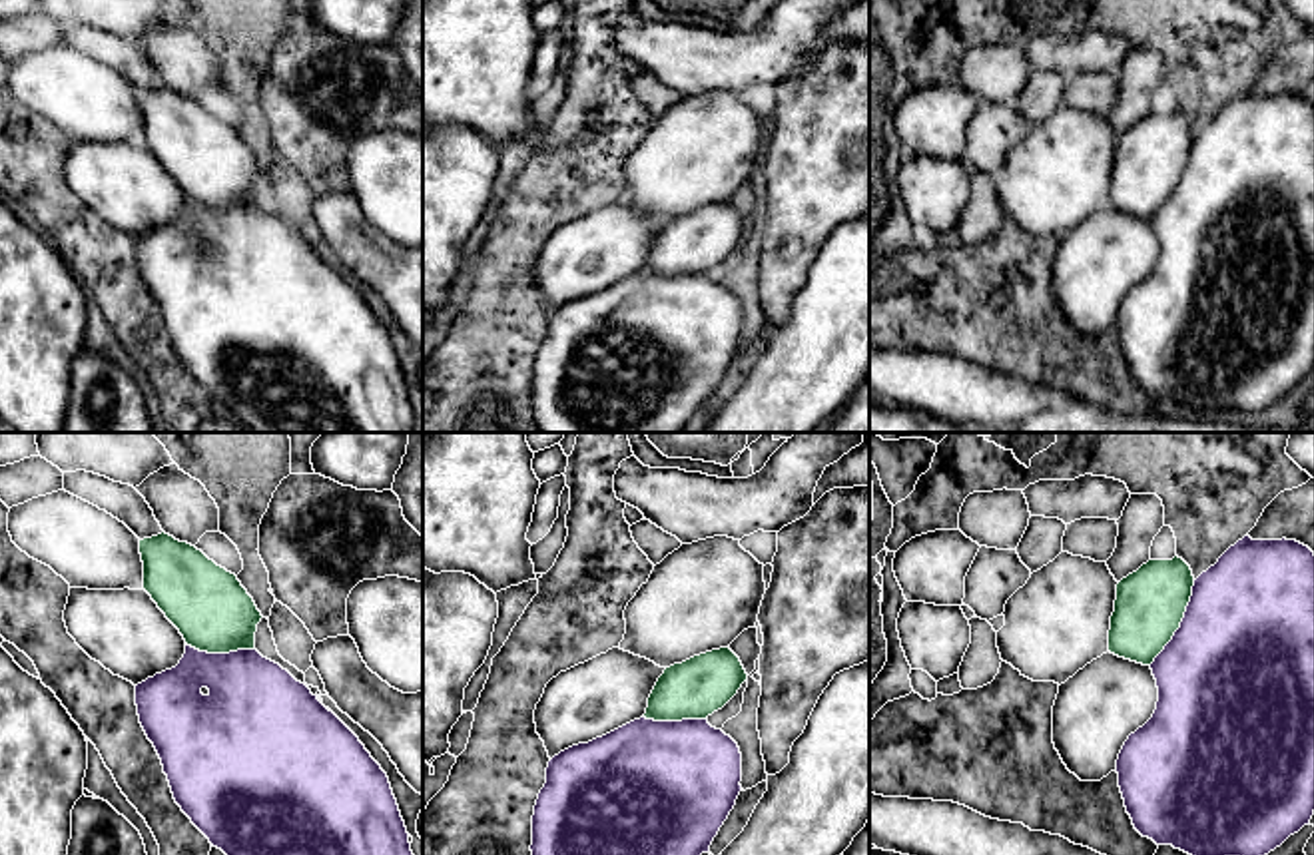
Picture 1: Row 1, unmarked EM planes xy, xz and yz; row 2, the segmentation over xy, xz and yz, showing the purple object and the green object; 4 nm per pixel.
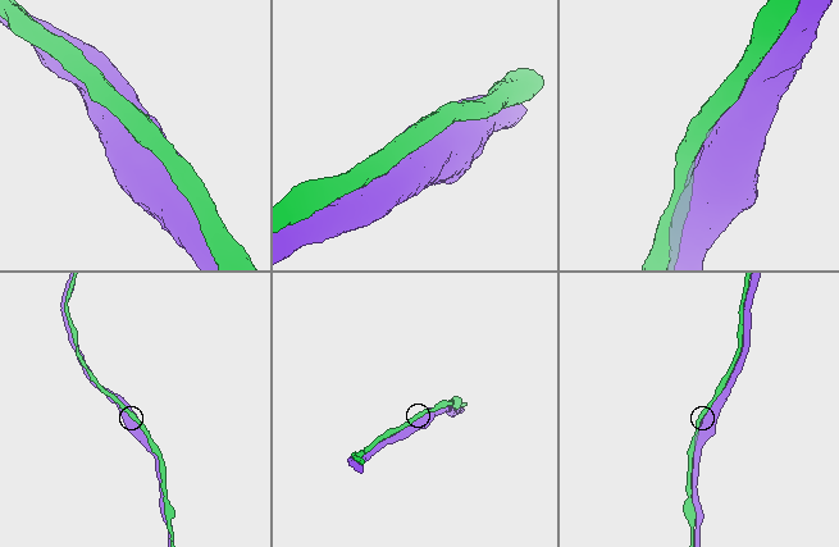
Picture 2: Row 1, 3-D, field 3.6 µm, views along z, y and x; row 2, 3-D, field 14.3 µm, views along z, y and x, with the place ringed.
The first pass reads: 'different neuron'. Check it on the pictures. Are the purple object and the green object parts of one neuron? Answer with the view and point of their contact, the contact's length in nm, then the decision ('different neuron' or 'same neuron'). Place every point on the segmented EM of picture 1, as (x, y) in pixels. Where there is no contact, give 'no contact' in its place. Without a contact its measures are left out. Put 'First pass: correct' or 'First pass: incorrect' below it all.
contact yz (1181, 622); length 400 nm; same neuron
First pass: incorrect

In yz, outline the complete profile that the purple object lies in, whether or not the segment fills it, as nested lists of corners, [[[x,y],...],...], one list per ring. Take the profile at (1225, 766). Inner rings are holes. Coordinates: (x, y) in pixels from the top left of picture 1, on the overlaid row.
[[[1244,536],[1214,566],[1192,576],[1190,566],[1172,560],[1149,560],[1117,584],[1111,616],[1109,652],[1149,666],[1156,680],[1158,702],[1152,717],[1129,735],[1119,759],[1119,787],[1135,829],[1156,845],[1172,845],[1188,855],[1268,855],[1314,815],[1314,552],[1296,540],[1252,540]]]

